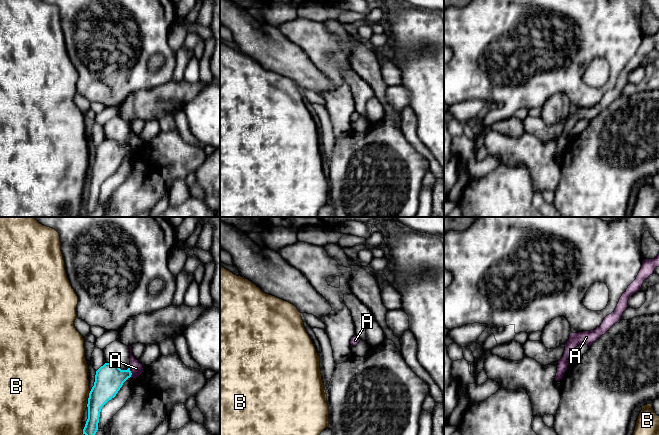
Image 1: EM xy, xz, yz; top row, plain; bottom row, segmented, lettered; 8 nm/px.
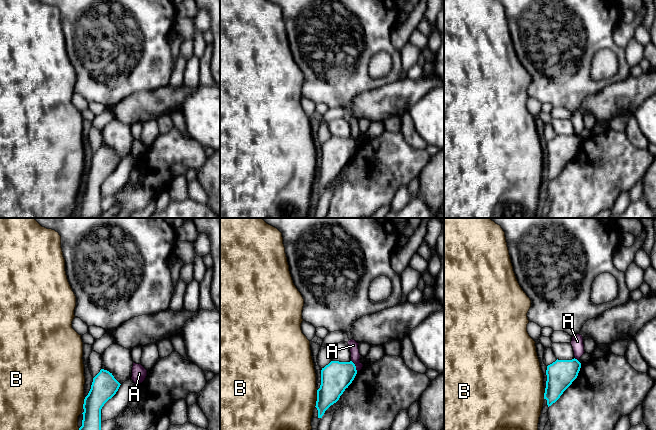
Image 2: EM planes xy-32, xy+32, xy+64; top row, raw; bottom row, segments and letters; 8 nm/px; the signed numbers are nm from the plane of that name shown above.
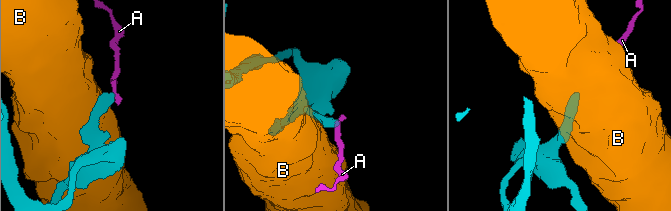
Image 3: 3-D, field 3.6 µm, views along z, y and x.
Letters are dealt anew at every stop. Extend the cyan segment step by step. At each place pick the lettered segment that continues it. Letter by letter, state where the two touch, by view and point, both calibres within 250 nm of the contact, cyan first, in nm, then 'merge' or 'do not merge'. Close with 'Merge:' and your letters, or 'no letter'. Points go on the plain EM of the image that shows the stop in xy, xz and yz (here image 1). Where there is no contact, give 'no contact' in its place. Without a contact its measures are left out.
A: meets cyan in xy at (130, 148); 240 nm thick on the cyan side, 110 nm on the other; do not merge
B: meets cyan in xy at (88, 175); 240 nm thick on the cyan side, 500 nm on the other; do not merge
Merge: no letter

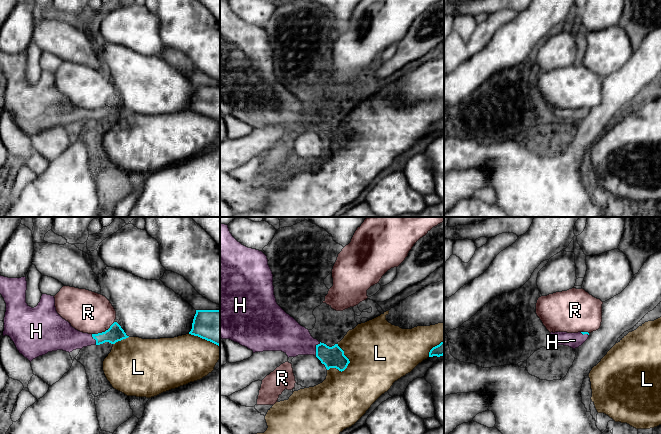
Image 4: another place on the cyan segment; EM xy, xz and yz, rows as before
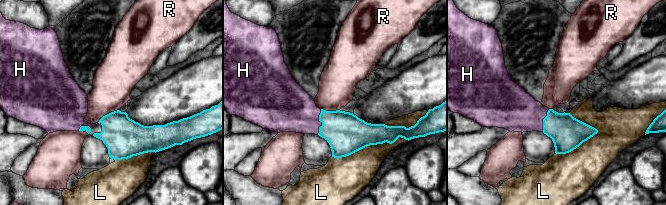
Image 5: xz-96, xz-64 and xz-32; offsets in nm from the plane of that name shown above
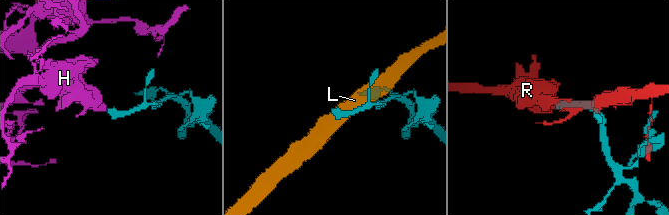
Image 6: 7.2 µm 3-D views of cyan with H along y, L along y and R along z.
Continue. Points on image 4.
H: meets cyan in xz at (316, 125); 180 nm thick on the cyan side, 260 nm on the other; merge
L: meets cyan in xz at (347, 134); 180 nm thick on the cyan side, 480 nm on the other; do not merge
R: meets cyan in xy at (103, 108); 140 nm thick on the cyan side, 340 nm on the other; do not merge
Merge: H

